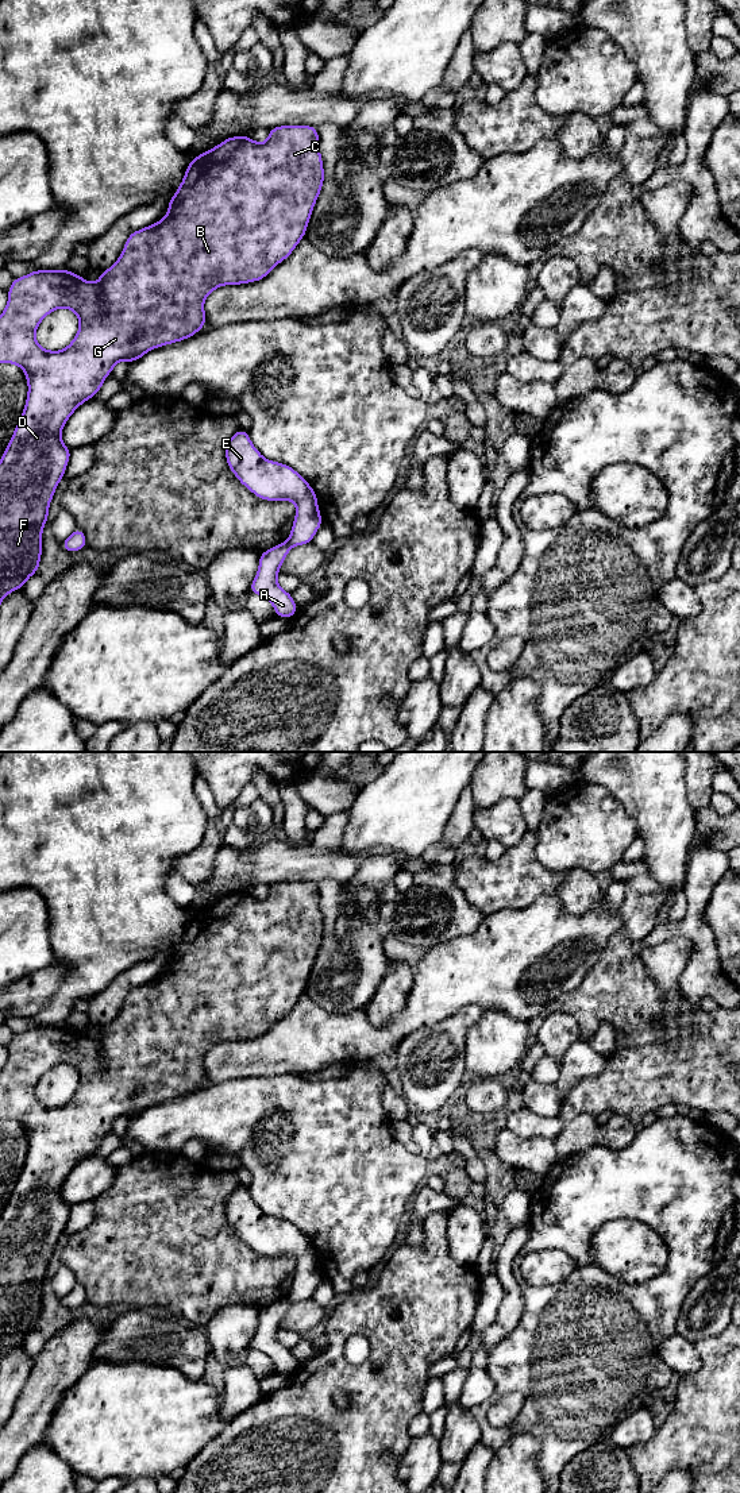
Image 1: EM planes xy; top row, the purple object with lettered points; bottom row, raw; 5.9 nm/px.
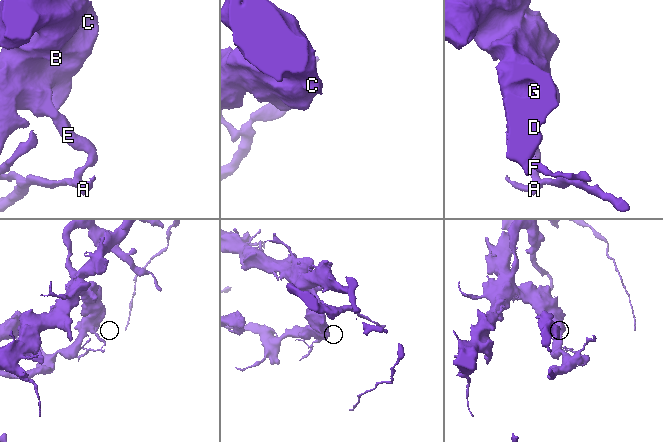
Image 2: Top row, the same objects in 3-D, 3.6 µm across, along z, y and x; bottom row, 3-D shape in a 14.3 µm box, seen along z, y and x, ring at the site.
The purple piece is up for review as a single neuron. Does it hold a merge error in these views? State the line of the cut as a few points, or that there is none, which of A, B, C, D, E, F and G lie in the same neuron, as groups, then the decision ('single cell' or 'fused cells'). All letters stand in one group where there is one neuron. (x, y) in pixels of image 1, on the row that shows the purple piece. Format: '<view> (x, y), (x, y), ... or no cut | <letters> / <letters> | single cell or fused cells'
xy (286, 541), (291, 547) | A / B C D E F G | fused cells

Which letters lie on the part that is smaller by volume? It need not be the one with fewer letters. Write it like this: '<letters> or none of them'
A

